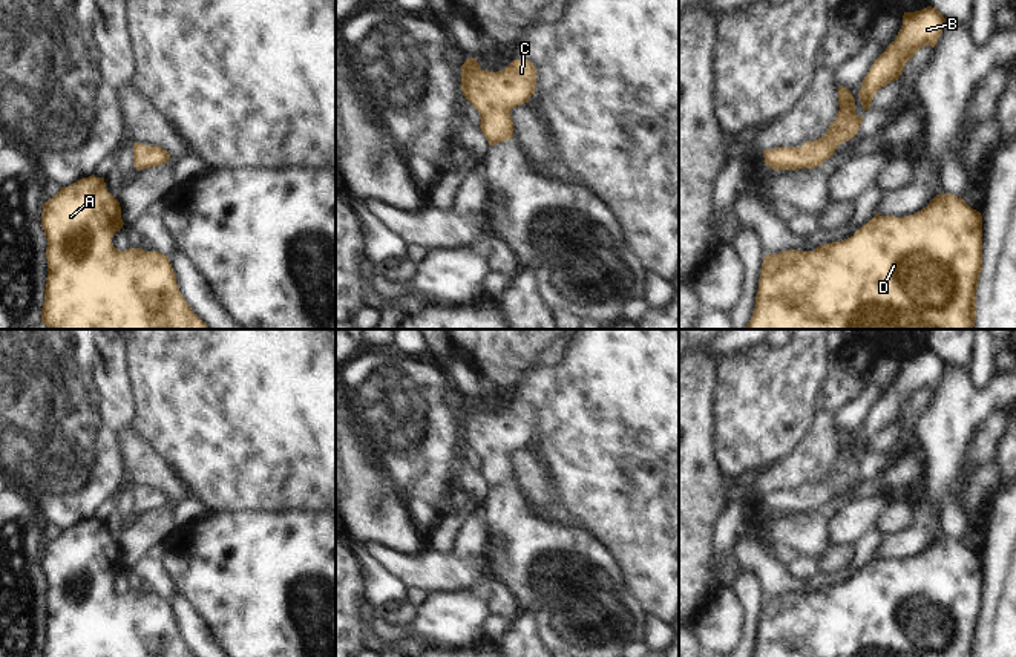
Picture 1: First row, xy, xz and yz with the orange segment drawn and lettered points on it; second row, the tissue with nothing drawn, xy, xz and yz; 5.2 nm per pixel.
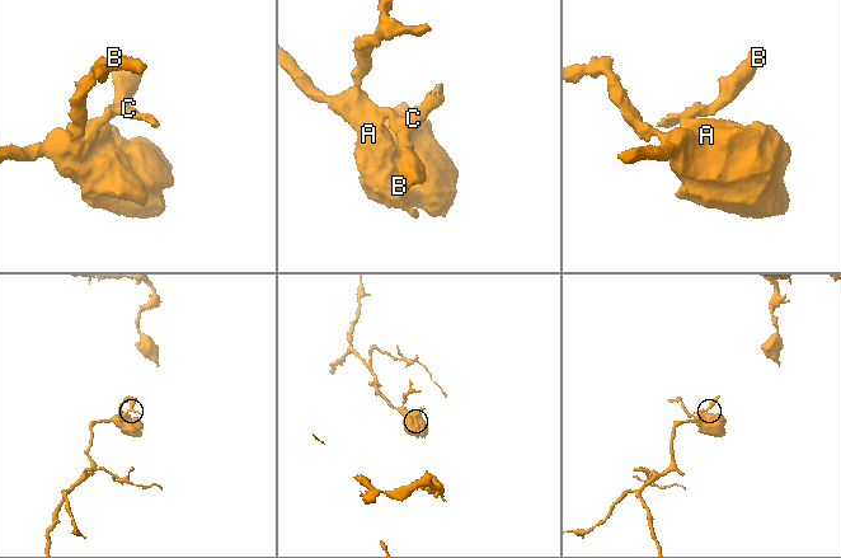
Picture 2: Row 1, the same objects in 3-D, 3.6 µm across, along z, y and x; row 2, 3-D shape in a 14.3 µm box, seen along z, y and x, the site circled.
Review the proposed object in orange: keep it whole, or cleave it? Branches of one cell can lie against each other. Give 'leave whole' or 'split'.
leave whole

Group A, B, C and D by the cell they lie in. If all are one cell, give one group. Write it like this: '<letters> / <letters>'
A B C D

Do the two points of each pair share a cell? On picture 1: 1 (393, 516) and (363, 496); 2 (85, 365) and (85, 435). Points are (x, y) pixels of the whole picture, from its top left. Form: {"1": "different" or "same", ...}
{"1": "same", "2": "same"}

